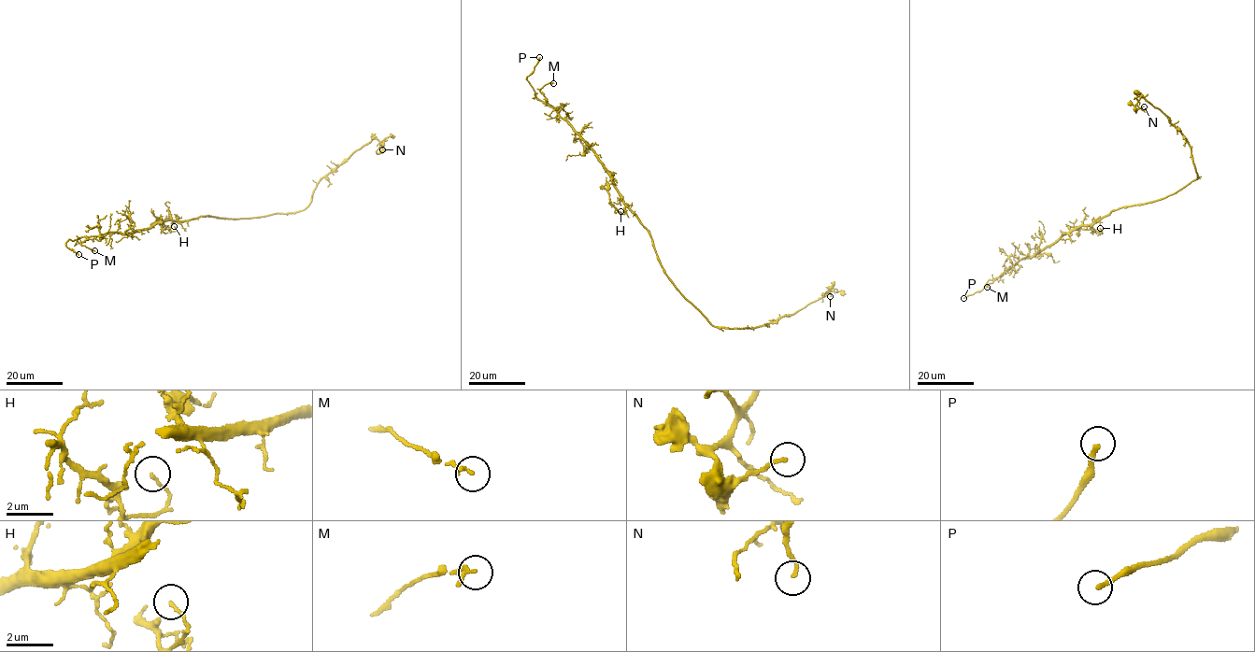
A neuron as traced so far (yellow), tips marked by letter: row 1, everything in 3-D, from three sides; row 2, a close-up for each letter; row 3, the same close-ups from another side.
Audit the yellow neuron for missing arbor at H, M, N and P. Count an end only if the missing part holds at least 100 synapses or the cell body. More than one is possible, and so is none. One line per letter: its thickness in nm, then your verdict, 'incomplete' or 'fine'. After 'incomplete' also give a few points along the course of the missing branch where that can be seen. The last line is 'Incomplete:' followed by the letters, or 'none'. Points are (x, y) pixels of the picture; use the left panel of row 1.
H: calibre 120 nm; fine
M: calibre 150 nm; fine
N: calibre 160 nm; fine
P: calibre 200 nm; incomplete; course (78, 254), (84, 253), (103, 261), (106, 259)
Incomplete: P

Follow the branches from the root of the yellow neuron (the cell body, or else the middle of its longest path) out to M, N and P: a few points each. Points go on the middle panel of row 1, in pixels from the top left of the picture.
M: (658, 255), (649, 231), (624, 202), (612, 175), (594, 150), (546, 103), (540, 89), (553, 83)
N: (658, 255), (663, 272), (676, 289), (716, 326), (753, 329), (793, 314), (826, 295), (831, 288), (830, 296)
P: (658, 255), (649, 231), (624, 202), (612, 175), (594, 150), (551, 107), (536, 96), (526, 77), (539, 57)

